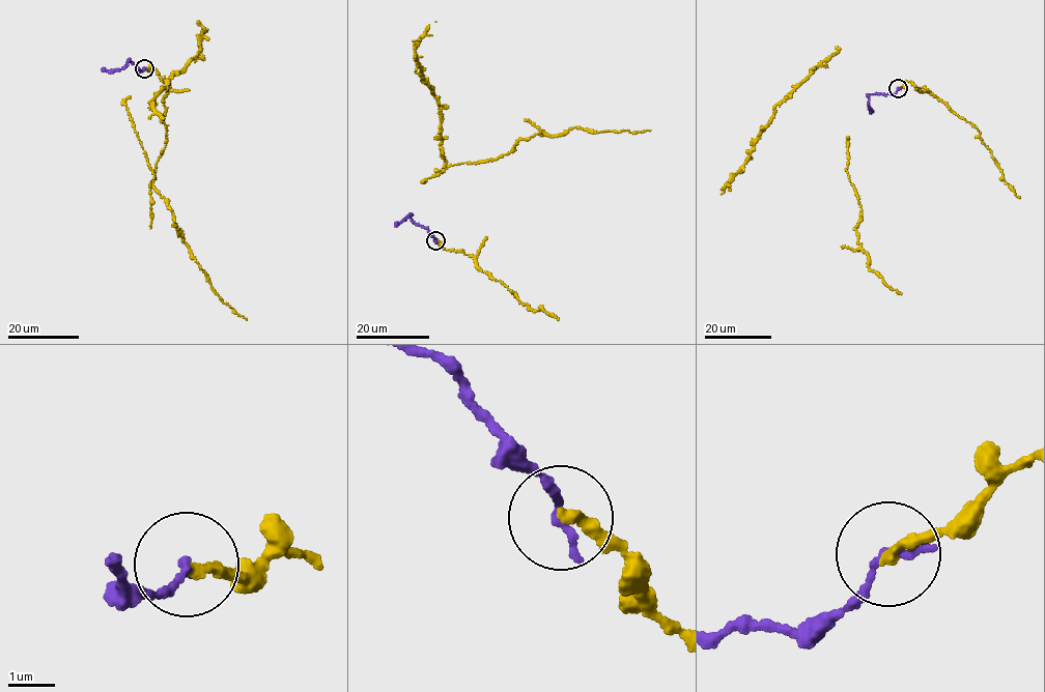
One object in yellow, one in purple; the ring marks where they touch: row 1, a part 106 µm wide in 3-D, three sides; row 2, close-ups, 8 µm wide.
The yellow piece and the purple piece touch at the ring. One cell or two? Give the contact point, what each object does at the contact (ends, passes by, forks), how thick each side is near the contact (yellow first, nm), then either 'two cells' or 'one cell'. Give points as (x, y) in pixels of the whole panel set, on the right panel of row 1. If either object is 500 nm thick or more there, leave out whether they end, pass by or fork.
place (898, 88); yellow ends; purple ends; calibres 260 and 190 nm; one cell

